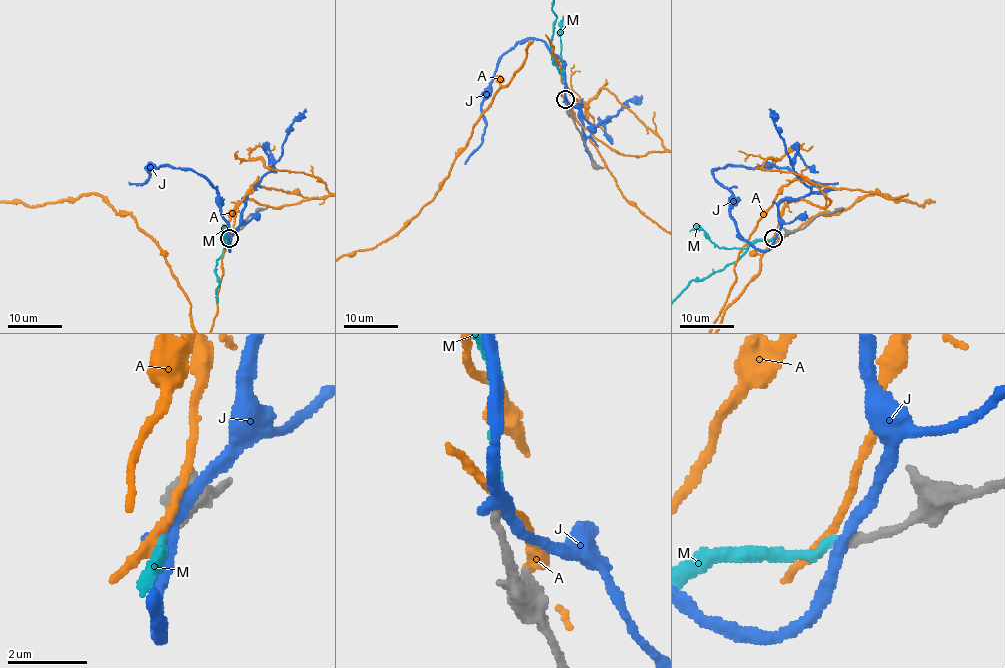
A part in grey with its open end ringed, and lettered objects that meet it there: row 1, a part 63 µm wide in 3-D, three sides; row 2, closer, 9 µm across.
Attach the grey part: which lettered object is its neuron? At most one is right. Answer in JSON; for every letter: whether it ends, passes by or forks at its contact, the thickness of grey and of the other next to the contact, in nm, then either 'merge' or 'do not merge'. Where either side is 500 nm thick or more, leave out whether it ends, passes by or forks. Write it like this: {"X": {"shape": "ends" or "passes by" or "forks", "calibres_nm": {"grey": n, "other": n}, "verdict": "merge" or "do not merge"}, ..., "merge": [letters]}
{"A": {"shape": "passes by", "calibres_nm": {"grey": 220, "other": 200}, "verdict": "do not merge"}, "J": {"shape": "passes by", "calibres_nm": {"grey": 240, "other": 340}, "verdict": "do not merge"}, "M": {"shape": "ends", "calibres_nm": {"grey": 220, "other": 200}, "verdict": "do not merge"}, "merge": []}

